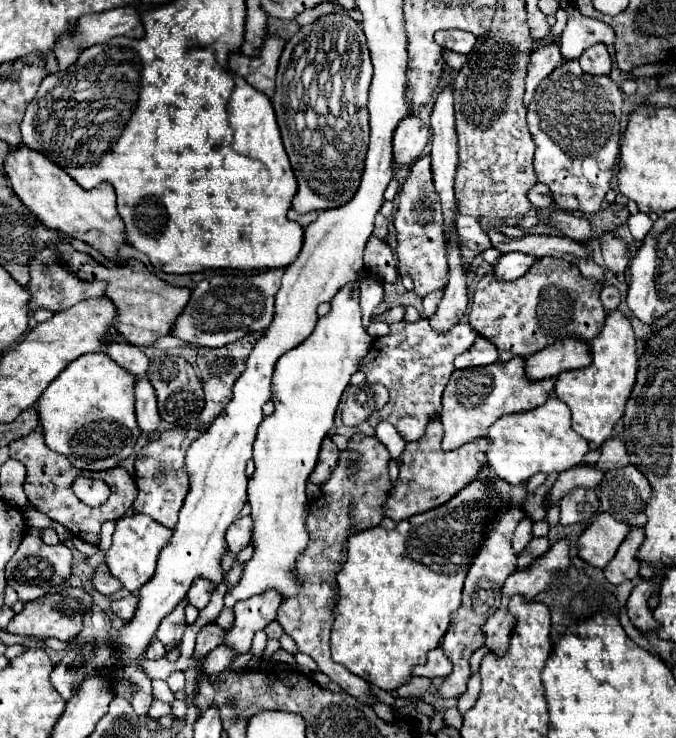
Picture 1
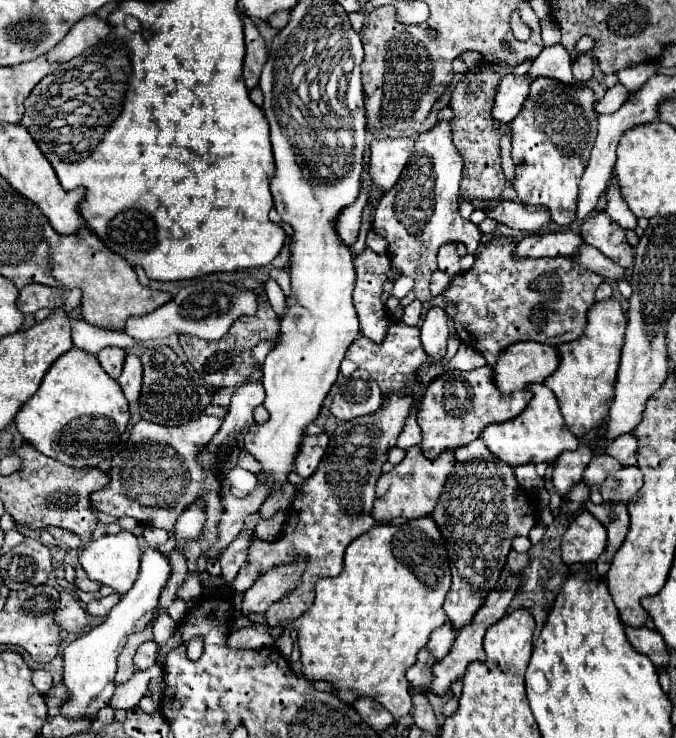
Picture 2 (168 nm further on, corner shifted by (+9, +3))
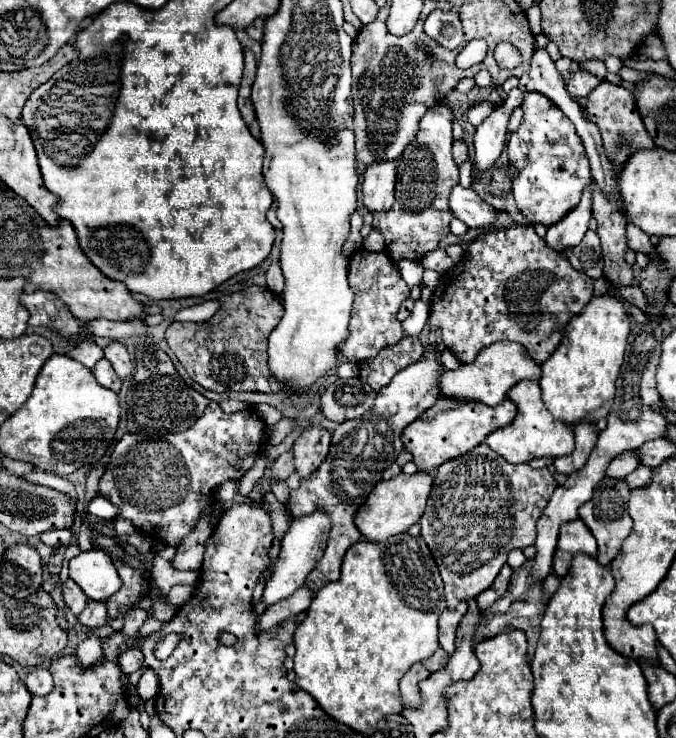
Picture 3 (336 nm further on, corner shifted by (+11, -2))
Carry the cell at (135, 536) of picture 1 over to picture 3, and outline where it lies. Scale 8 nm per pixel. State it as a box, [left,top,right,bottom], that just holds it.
[69,550,121,602]

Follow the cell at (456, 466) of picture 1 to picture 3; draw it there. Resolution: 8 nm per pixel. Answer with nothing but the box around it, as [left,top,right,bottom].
[353,472,433,542]

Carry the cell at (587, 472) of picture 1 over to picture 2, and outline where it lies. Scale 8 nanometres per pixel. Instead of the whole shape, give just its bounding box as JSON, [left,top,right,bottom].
[583,453,619,487]

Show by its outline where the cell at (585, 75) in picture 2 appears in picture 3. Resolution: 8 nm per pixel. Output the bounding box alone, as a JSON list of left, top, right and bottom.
[567,70,601,100]

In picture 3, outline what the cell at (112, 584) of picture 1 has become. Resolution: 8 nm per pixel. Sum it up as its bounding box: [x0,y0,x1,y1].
[63,580,87,616]

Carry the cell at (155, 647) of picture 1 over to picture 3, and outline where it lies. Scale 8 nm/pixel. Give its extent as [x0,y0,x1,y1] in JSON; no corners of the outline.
[117,648,145,674]

